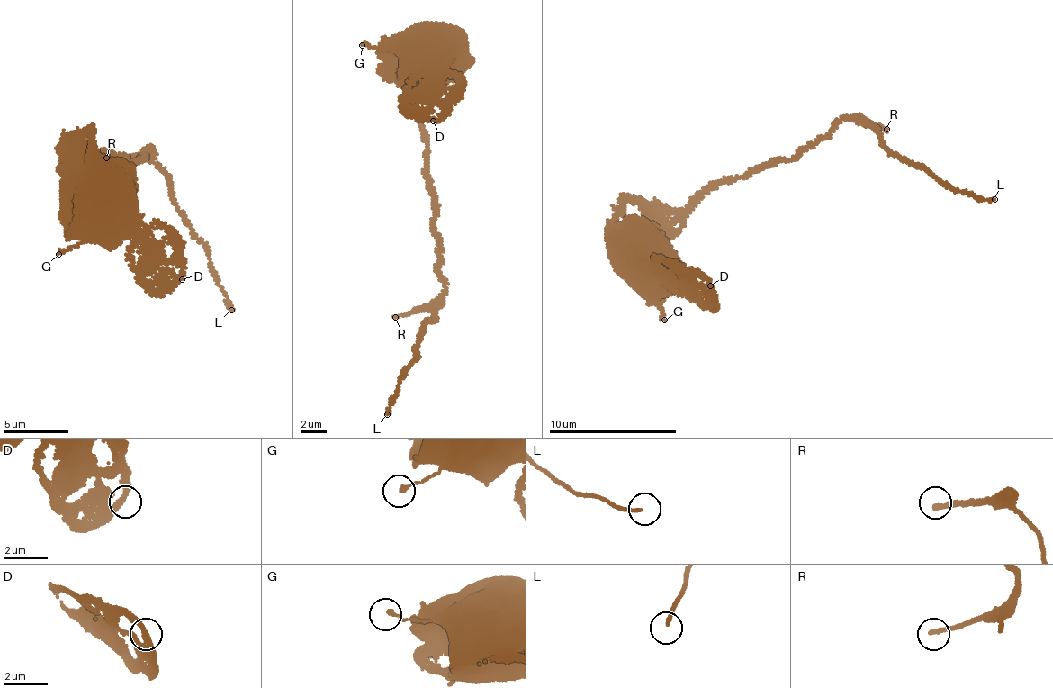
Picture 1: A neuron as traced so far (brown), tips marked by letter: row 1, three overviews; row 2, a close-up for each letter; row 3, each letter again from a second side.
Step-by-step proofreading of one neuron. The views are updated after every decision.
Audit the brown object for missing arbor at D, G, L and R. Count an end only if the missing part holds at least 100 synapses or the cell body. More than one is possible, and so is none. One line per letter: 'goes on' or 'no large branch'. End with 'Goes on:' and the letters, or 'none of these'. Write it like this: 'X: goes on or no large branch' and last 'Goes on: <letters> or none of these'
D: no large branch
G: no large branch
L: no large branch
R: goes on
Goes on: R

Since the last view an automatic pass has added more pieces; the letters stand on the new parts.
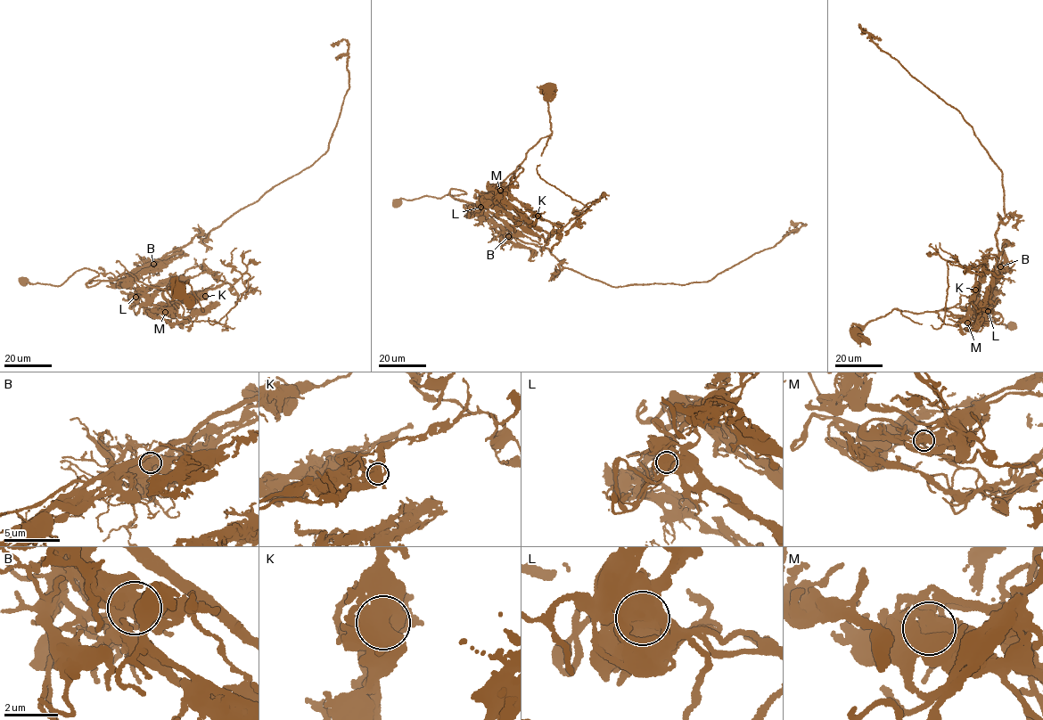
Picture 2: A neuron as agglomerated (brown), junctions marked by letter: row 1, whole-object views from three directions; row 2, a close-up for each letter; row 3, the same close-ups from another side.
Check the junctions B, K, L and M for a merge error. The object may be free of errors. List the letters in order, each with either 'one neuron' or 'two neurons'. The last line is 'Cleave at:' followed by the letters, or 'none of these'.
B: two neurons
K: one neuron
L: one neuron
M: one neuron
Cleave at: B

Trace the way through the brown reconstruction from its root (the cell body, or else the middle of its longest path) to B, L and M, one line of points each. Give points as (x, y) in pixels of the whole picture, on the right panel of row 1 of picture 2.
B: (856, 335), (870, 321), (894, 309), (920, 314), (954, 306), (970, 310), (989, 304), (1000, 266)
L: (856, 335), (870, 321), (894, 309), (917, 314), (954, 306), (979, 316), (980, 310), (988, 311)
M: (856, 335), (870, 321), (885, 316), (894, 309), (917, 314), (945, 308), (967, 323)

